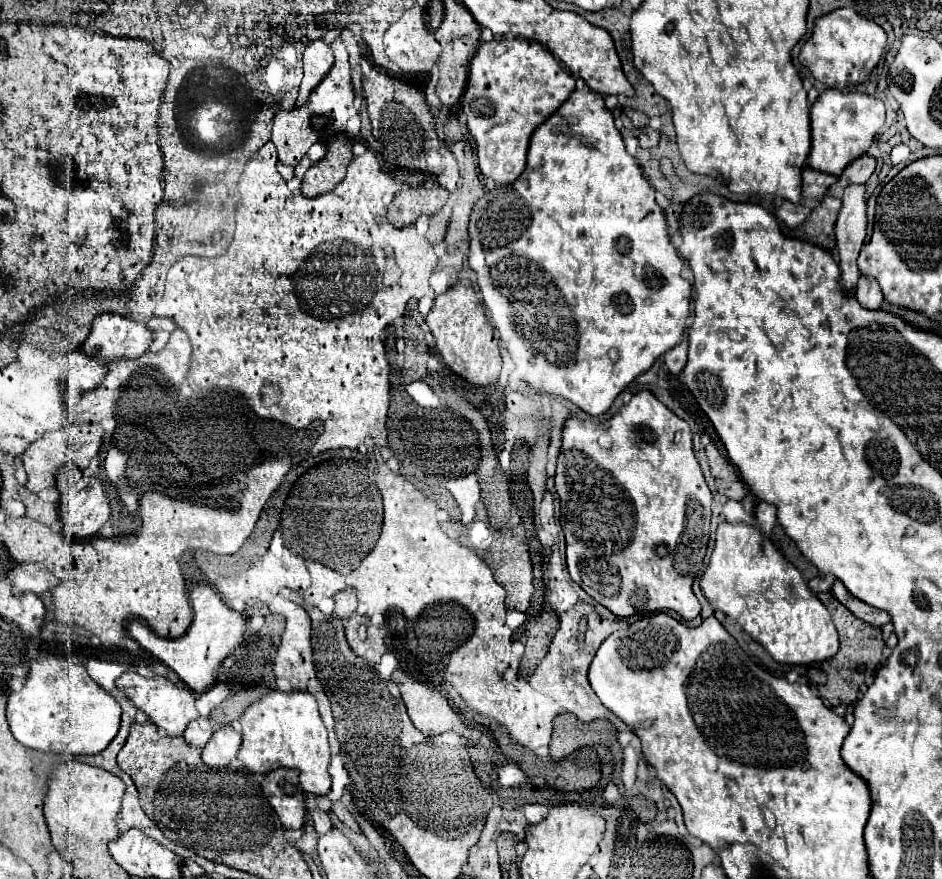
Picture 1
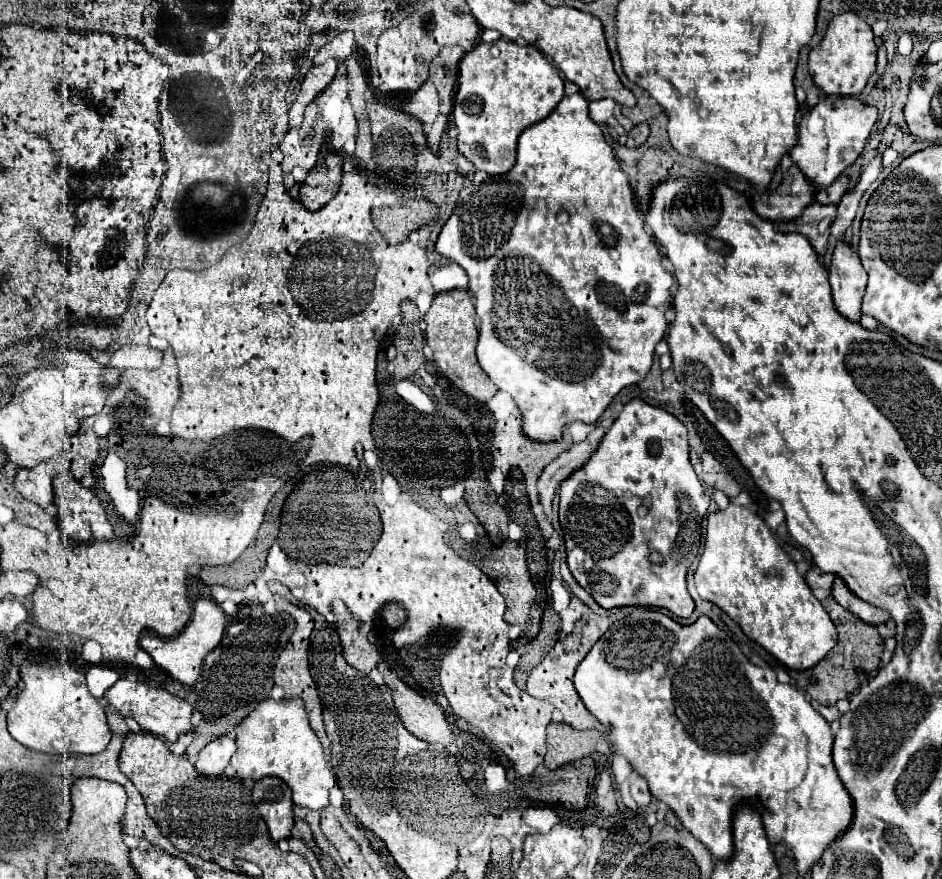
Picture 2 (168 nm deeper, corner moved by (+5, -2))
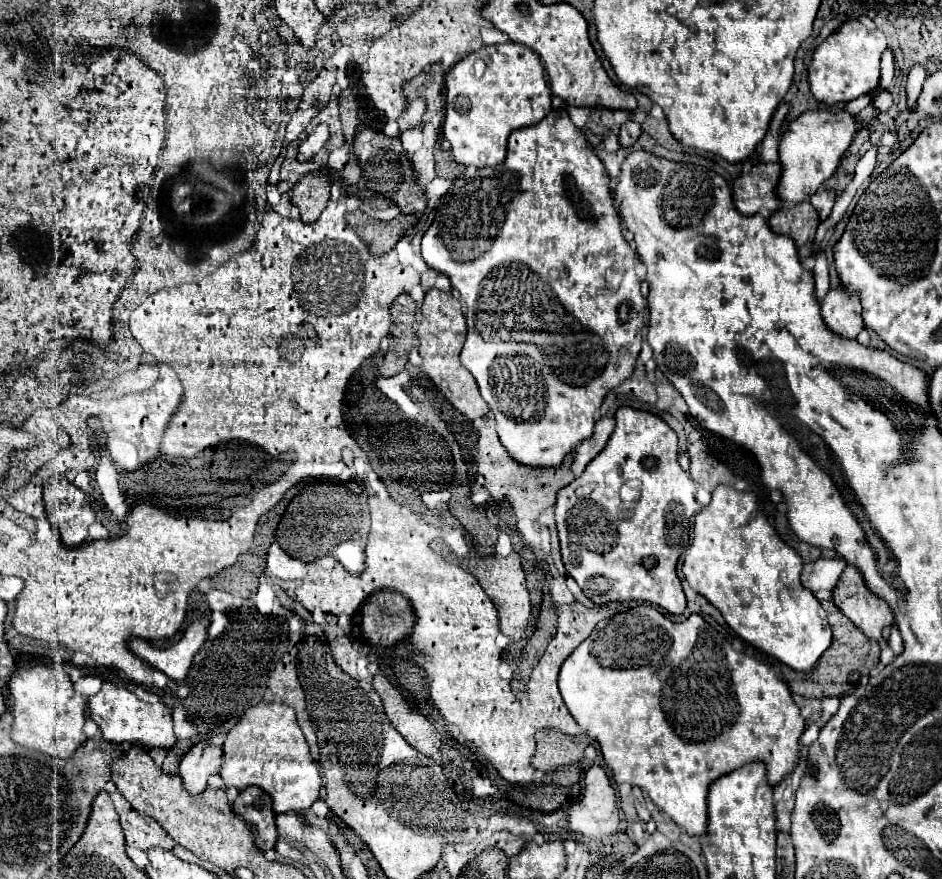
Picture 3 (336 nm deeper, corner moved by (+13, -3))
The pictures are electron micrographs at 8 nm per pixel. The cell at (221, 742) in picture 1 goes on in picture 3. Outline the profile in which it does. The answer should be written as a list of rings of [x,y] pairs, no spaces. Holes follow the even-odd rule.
[[[197,742],[189,748],[179,764],[179,776],[185,790],[191,794],[201,794],[207,788],[207,778],[217,774],[223,764],[223,748],[207,742]]]

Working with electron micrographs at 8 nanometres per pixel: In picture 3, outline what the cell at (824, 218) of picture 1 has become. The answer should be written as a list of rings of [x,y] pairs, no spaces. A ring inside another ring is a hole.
[[[809,202],[795,204],[793,208],[779,208],[769,218],[769,226],[775,234],[785,234],[795,240],[801,262],[811,258],[813,238],[819,226],[819,216]]]

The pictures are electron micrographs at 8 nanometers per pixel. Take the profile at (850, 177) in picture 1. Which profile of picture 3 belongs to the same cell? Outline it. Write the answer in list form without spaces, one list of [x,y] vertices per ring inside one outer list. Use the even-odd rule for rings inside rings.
[[[821,188],[819,192],[815,192],[815,194],[811,196],[811,200],[809,200],[809,202],[811,202],[811,204],[813,204],[813,208],[817,210],[819,220],[821,220],[821,222],[825,222],[825,220],[827,220],[827,216],[831,214],[833,204],[835,204],[835,192],[833,192],[833,190],[827,190],[827,188]]]

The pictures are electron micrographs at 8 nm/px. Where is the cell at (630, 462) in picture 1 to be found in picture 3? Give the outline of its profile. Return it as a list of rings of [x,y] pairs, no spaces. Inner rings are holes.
[[[621,406],[615,412],[615,420],[617,426],[607,446],[589,462],[579,478],[557,494],[555,520],[559,528],[563,564],[569,576],[575,578],[585,596],[595,604],[645,600],[679,616],[685,610],[685,594],[675,572],[675,564],[689,544],[691,522],[701,508],[695,500],[697,488],[677,462],[677,434],[659,416]],[[625,484],[629,484],[629,490],[633,492],[629,498],[621,496]]]

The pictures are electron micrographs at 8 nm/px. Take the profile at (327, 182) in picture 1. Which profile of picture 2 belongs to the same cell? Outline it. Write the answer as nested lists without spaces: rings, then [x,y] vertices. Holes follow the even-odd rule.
[[[327,153],[323,161],[309,171],[307,179],[301,183],[299,189],[299,199],[305,209],[309,211],[321,209],[339,191],[341,167],[343,155]]]

